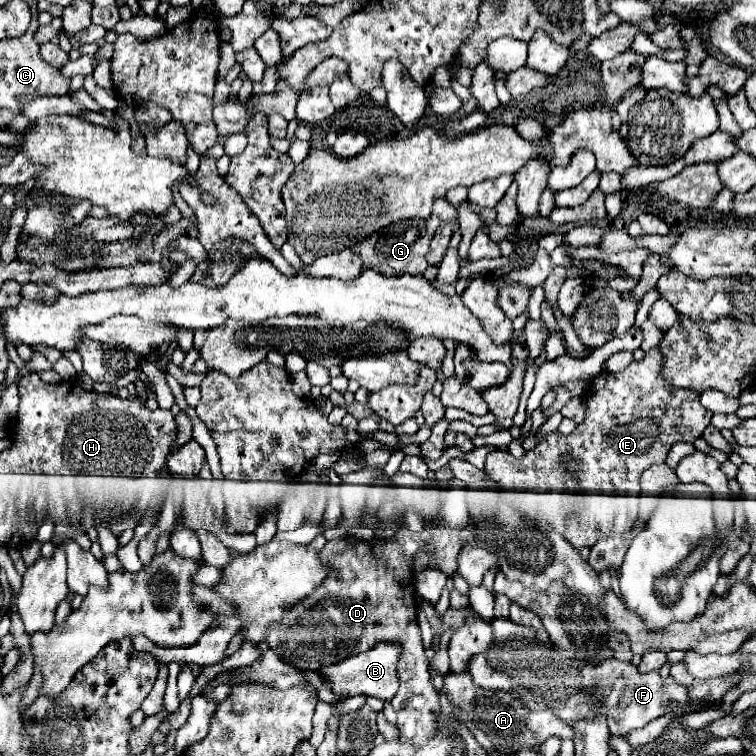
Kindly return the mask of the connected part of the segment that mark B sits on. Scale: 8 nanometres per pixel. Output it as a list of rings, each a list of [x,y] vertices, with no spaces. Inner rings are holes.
[[[382,641],[382,643],[376,643],[370,651],[350,655],[350,657],[346,657],[340,663],[322,667],[320,671],[332,681],[332,691],[338,697],[346,699],[346,697],[352,697],[352,695],[370,695],[370,697],[378,697],[378,699],[390,701],[396,695],[398,683],[400,683],[398,673],[396,673],[396,663],[398,663],[400,655],[402,655],[400,643]]]

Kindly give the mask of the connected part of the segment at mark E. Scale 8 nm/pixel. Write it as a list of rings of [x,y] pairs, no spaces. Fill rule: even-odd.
[[[654,347],[646,353],[642,361],[630,363],[622,373],[602,371],[590,381],[590,387],[584,395],[586,417],[570,435],[548,435],[534,449],[526,451],[524,457],[516,459],[508,451],[492,451],[486,457],[486,473],[502,487],[516,491],[584,491],[584,493],[640,493],[640,475],[644,469],[664,463],[668,449],[676,441],[694,443],[706,425],[710,423],[712,411],[704,409],[698,401],[696,391],[676,389],[666,385],[660,377],[660,349]]]

